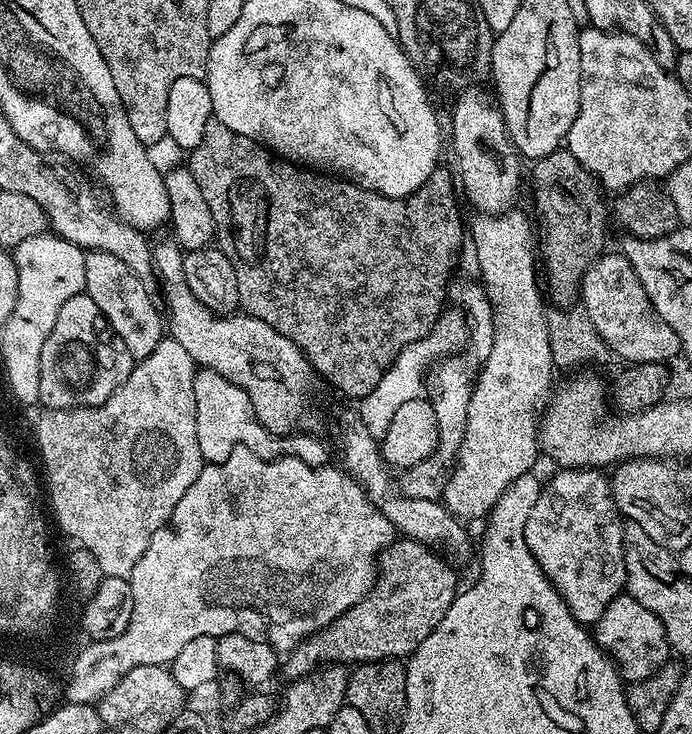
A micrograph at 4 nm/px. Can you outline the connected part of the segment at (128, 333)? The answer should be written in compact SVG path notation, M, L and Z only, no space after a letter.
M85 251L84 261L84 292L90 298L94 298L98 310L102 310L114 334L118 334L118 338L122 338L123 344L126 345L126 350L130 350L133 361L144 360L150 354L154 354L154 346L158 346L158 342L165 339L166 324L157 301L155 304L148 293L149 285L143 284L138 274L134 274L134 270L129 270L126 262L114 258L114 254L109 252Z

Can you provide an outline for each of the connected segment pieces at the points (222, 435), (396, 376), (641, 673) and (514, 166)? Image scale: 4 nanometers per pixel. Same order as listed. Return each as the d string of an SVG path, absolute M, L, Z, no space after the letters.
M200 368L194 378L194 418L198 426L198 450L202 450L205 461L217 464L230 458L232 449L247 436L261 431L259 422L252 415L250 398L234 382L222 378L209 368Z
M451 310L445 311L432 327L432 333L426 339L406 346L402 350L402 354L398 354L398 358L392 363L390 370L386 370L382 380L374 386L374 390L360 401L358 415L372 437L377 440L384 438L399 406L407 400L417 400L425 393L425 373L429 371L430 366L435 365L441 358L447 357L453 351L452 344L463 345L465 343L466 320L463 315L461 316Z
M627 594L615 596L610 606L606 606L602 618L594 626L594 635L597 644L612 657L621 677L628 682L650 678L670 656L666 630L660 619Z
M473 86L463 89L452 108L452 148L456 151L456 168L458 184L468 195L470 203L476 207L480 214L495 214L507 212L513 207L516 195L520 192L520 164L522 157L512 144L510 134L504 125L504 116L500 112L497 101L491 91L483 92L483 87Z

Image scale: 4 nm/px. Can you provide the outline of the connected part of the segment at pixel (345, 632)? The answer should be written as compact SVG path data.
M407 538L393 540L389 548L385 548L378 557L375 586L333 624L307 637L298 647L292 649L285 659L289 660L285 664L283 661L282 672L288 675L289 681L294 681L308 675L309 672L316 671L321 666L330 664L355 666L369 664L372 660L400 660L411 656L412 652L418 650L418 646L422 646L422 642L426 642L426 638L442 622L446 610L450 610L454 602L458 585L456 585L456 572L451 566L453 567L443 555L438 554L437 549L430 548L427 544L420 544L417 540Z

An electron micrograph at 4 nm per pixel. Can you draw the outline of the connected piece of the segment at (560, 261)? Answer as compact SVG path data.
M557 150L544 156L531 165L532 184L536 187L536 212L545 224L544 233L539 233L538 244L544 247L542 254L542 272L548 275L546 292L552 295L552 304L558 308L573 307L580 300L580 281L586 270L605 251L604 248L604 204L600 201L602 189L600 183L566 150Z

